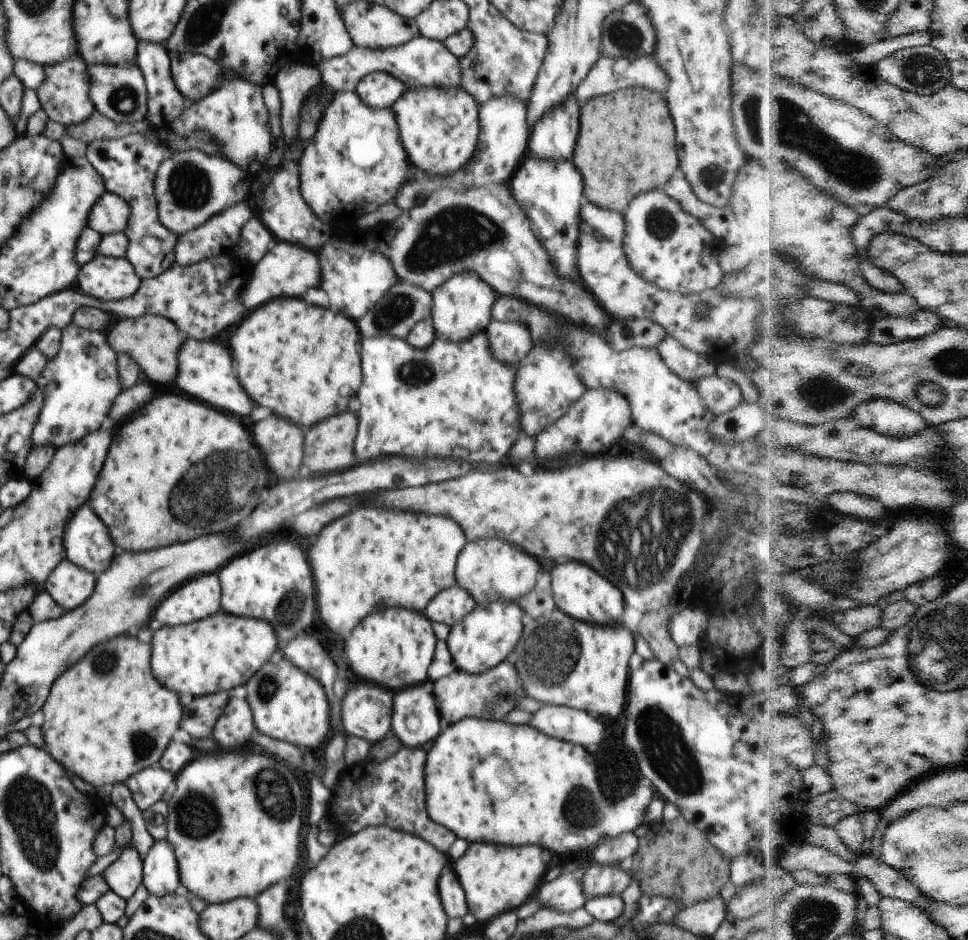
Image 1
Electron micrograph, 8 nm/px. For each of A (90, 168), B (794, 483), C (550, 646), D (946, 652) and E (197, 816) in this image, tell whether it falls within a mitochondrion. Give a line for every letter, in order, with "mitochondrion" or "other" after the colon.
A: other
B: other
C: mitochondrion
D: mitochondrion
E: mitochondrion

